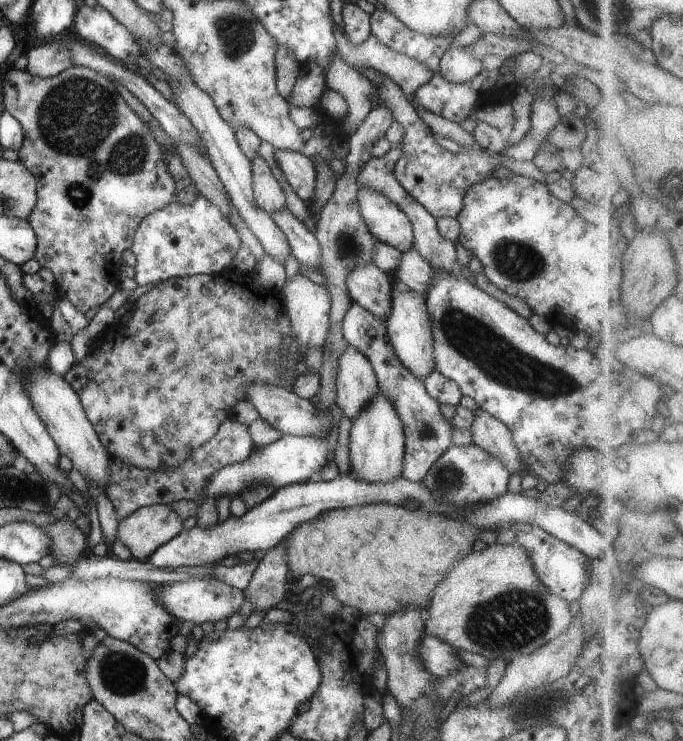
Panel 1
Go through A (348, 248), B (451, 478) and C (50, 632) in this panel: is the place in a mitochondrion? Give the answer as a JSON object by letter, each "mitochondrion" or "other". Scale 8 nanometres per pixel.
{"A":"mitochondrion","B":"mitochondrion","C":"other"}

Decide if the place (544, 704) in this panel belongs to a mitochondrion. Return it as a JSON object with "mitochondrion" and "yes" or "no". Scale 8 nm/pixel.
{"mitochondrion":"yes"}

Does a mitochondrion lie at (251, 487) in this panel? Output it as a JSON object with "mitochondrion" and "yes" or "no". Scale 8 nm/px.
{"mitochondrion":"no"}

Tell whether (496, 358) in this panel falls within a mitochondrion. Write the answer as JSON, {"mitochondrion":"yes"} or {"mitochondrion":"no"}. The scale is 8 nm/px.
{"mitochondrion":"yes"}

